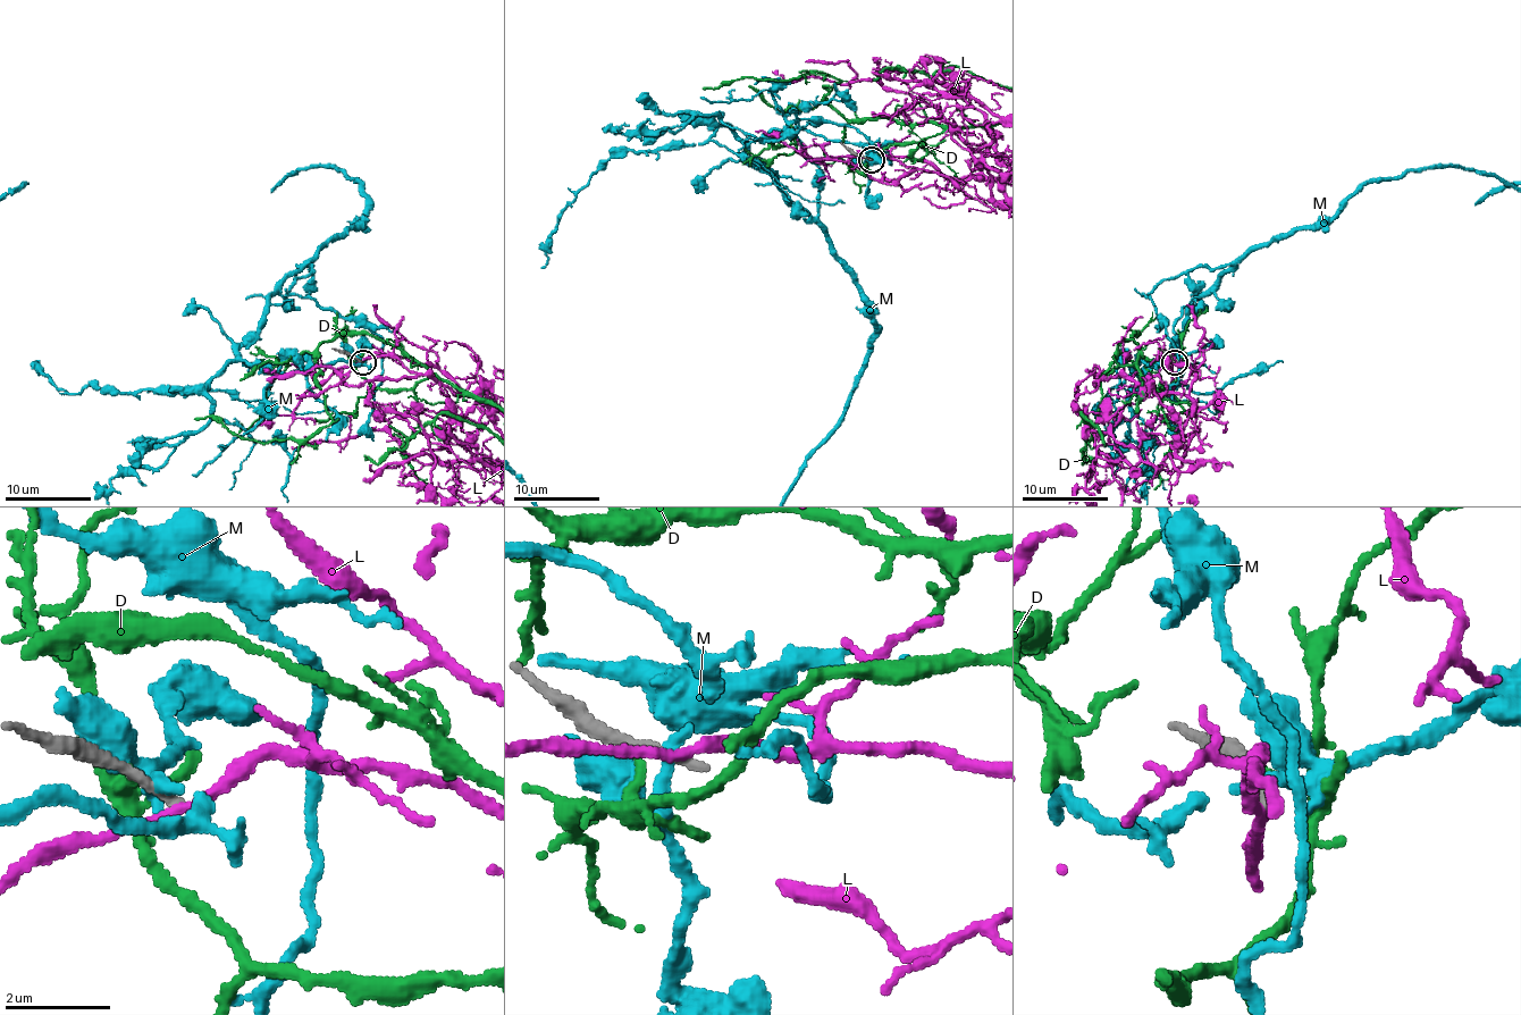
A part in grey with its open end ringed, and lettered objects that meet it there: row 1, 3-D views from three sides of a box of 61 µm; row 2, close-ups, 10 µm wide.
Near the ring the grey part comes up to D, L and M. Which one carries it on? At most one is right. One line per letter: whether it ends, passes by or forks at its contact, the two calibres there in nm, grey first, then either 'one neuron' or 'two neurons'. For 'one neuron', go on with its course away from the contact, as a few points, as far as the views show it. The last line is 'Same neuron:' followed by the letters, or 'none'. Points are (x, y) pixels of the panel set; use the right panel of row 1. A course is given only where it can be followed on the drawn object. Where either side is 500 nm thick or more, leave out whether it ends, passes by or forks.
D: it ends there; 200 nm thick on the grey side, 140 nm on the other; two neurons
L: it passes by; 200 nm thick on the grey side, 200 nm on the other; two neurons
M: it passes by; 240 nm thick on the grey side, 220 nm on the other; two neurons
Same neuron: none

